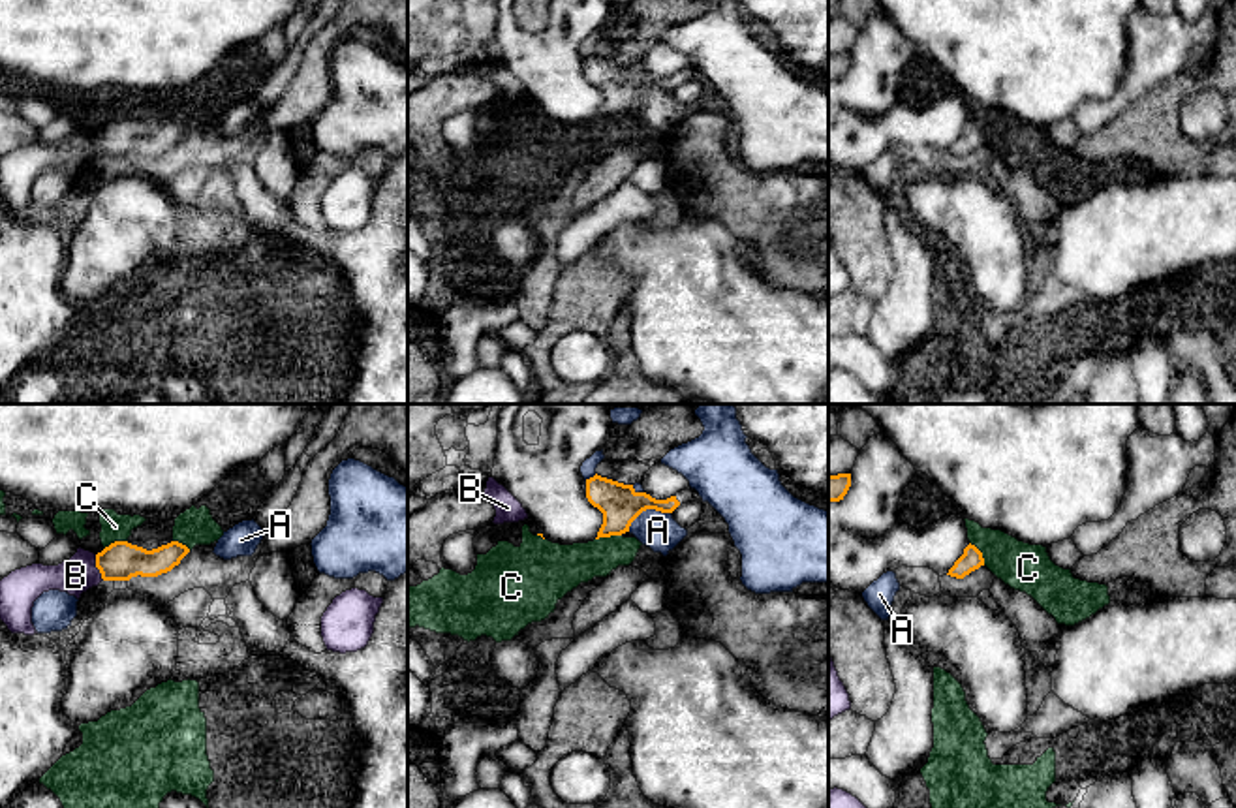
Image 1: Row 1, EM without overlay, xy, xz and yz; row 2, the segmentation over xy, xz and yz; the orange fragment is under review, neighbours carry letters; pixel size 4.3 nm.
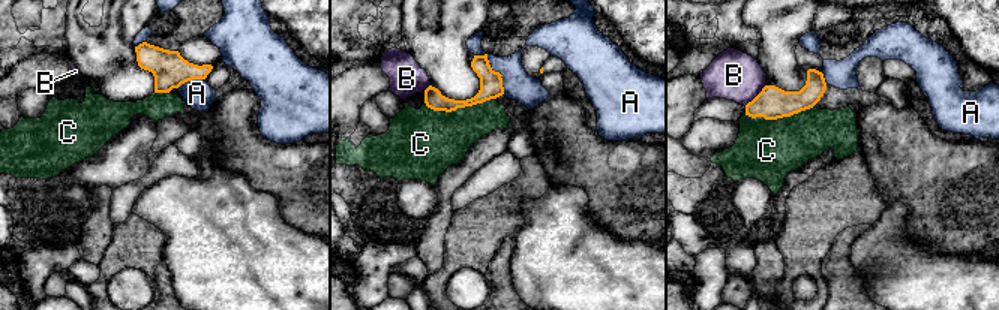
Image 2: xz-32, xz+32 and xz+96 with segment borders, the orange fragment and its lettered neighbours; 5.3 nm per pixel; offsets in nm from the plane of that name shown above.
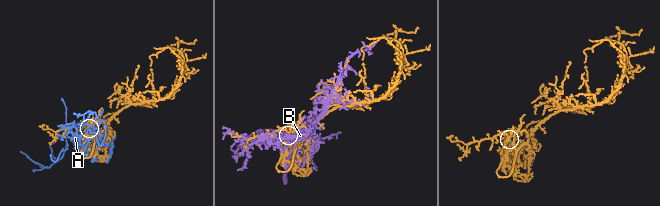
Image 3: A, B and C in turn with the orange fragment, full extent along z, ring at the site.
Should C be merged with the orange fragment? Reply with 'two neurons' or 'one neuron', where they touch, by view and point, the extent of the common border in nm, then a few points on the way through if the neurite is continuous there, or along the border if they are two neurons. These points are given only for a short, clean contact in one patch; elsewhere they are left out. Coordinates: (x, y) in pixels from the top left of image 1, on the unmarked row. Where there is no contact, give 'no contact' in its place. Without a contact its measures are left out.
two neurons | xz (607, 115) | 110 nm | along xz (620, 113), (596, 119)

